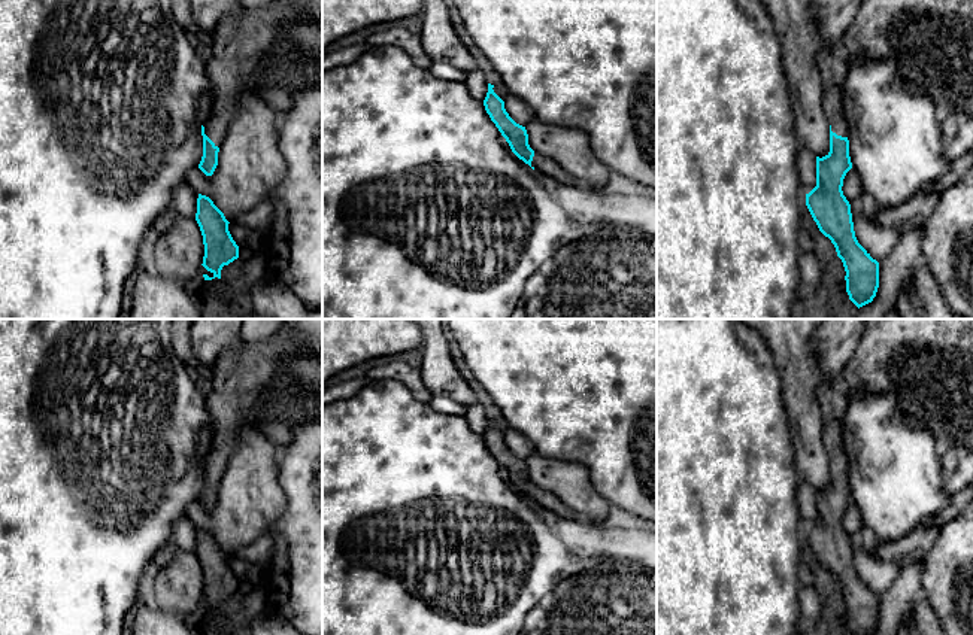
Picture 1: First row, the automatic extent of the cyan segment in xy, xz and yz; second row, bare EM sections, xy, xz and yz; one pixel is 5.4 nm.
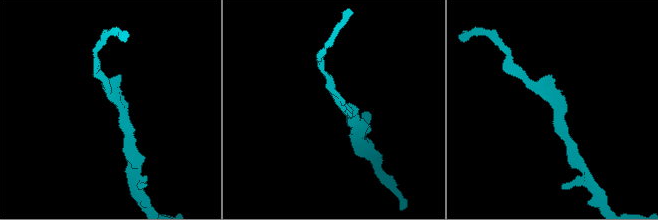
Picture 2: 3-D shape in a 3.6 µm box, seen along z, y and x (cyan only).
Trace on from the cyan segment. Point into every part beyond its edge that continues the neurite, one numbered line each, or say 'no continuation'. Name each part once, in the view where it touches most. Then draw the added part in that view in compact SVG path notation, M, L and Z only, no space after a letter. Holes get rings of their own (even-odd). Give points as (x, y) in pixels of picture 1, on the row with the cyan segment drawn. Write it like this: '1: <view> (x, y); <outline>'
1: xy (275, 51); M275 0L264 7L231 9L212 34L212 48L206 52L206 73L213 98L203 127L218 148L237 113L237 97L242 91L258 95L275 112L285 112L300 91L322 83L322 15L312 4Z

